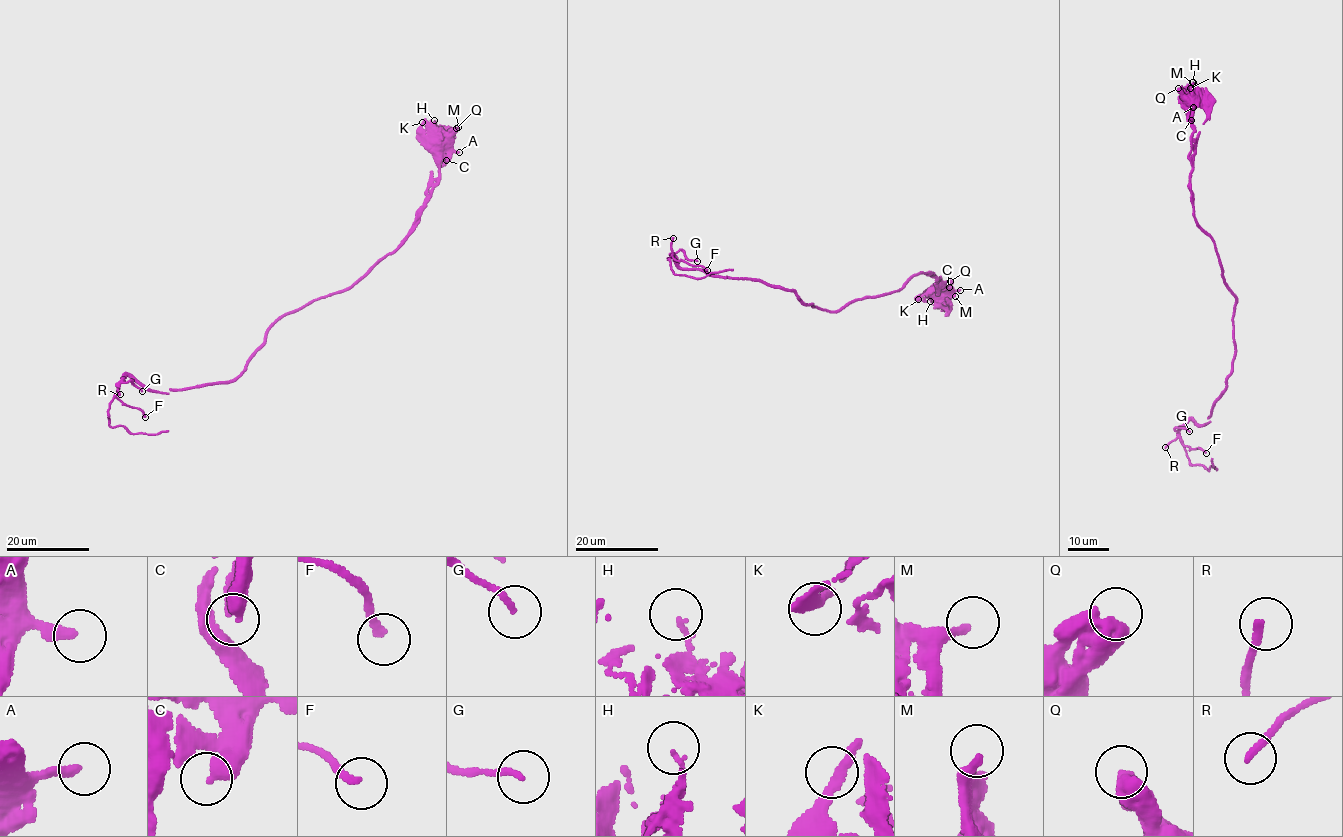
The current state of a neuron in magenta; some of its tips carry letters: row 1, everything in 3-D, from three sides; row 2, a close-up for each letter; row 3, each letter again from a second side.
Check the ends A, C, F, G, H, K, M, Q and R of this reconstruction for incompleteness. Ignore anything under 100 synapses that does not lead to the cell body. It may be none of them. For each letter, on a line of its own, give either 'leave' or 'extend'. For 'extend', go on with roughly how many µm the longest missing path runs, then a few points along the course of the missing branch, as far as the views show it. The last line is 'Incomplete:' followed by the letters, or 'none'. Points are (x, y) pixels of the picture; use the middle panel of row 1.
A: leave
C: leave
F: extend; about 60 µm are missing; missing branch runs (707, 270), (739, 263), (773, 266), (801, 259), (807, 273), (796, 279), (780, 279), (726, 269)
G: leave
H: leave
K: leave
M: leave
Q: leave
R: leave
Incomplete: F

